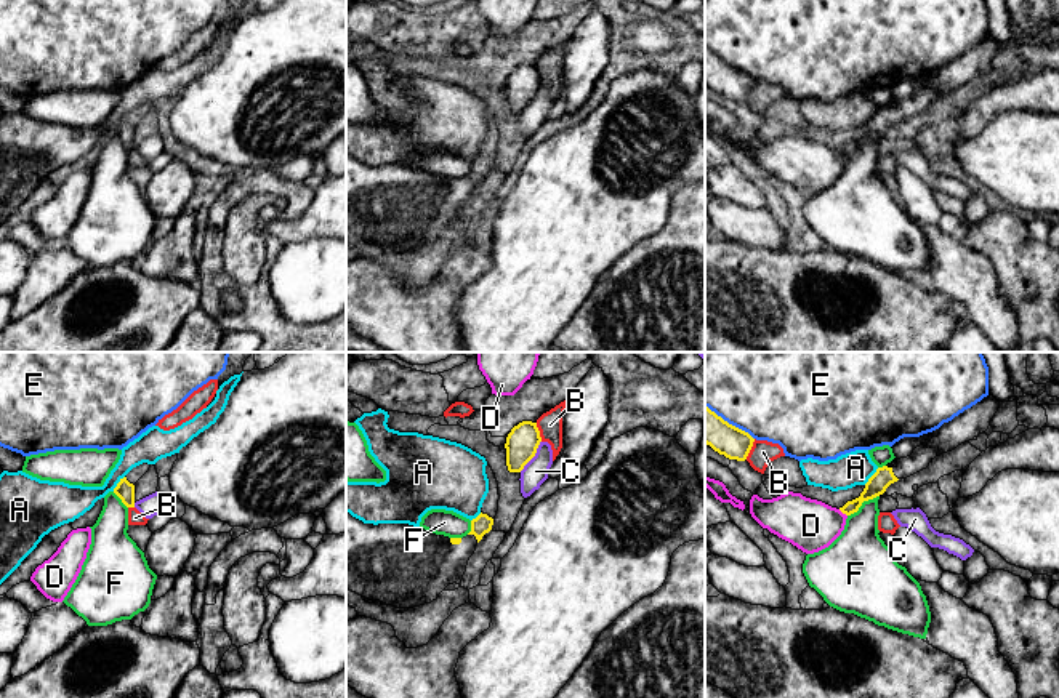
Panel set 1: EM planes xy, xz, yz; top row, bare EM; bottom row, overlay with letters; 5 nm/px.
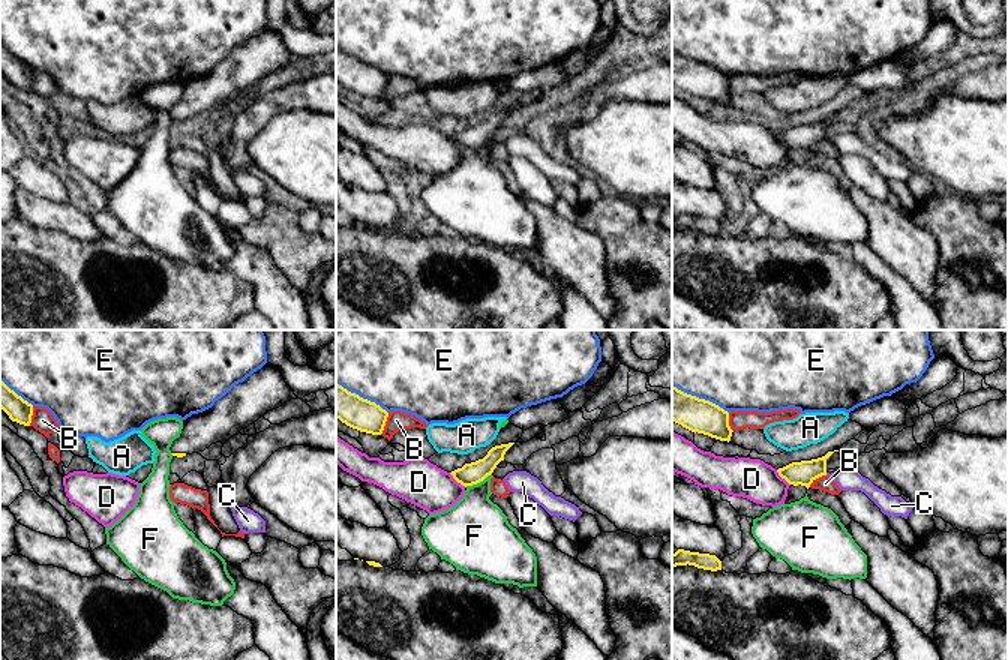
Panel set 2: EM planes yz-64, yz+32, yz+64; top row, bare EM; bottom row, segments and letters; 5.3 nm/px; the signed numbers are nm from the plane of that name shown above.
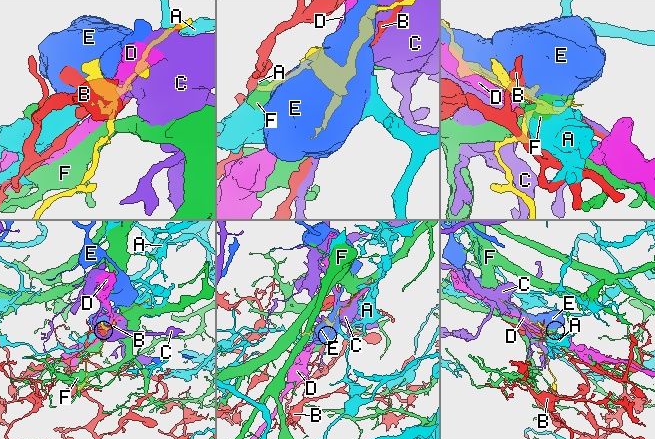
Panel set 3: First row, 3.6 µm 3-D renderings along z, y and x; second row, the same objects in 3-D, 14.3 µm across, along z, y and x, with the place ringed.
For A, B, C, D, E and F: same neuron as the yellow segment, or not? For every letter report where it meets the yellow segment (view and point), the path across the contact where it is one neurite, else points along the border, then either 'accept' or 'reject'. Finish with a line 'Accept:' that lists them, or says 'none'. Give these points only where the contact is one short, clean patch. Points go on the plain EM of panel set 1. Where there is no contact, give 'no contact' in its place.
A: meets yellow in yz at (872, 117); reject
B: meets yellow in yz at (750, 90); reject
C: meets yellow in xz at (534, 96); reject
D: meets yellow in yz at (843, 154); reject
E: meets yellow in yz at (728, 64); reject
F: meets yellow in yz at (862, 143); reject
Accept: none

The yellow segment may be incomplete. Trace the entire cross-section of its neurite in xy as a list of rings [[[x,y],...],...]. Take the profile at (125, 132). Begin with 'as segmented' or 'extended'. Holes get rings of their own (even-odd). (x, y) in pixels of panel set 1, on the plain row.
as segmented; [[[127,118],[120,120],[114,134],[122,141],[127,149],[135,149],[135,126],[127,122]]]

